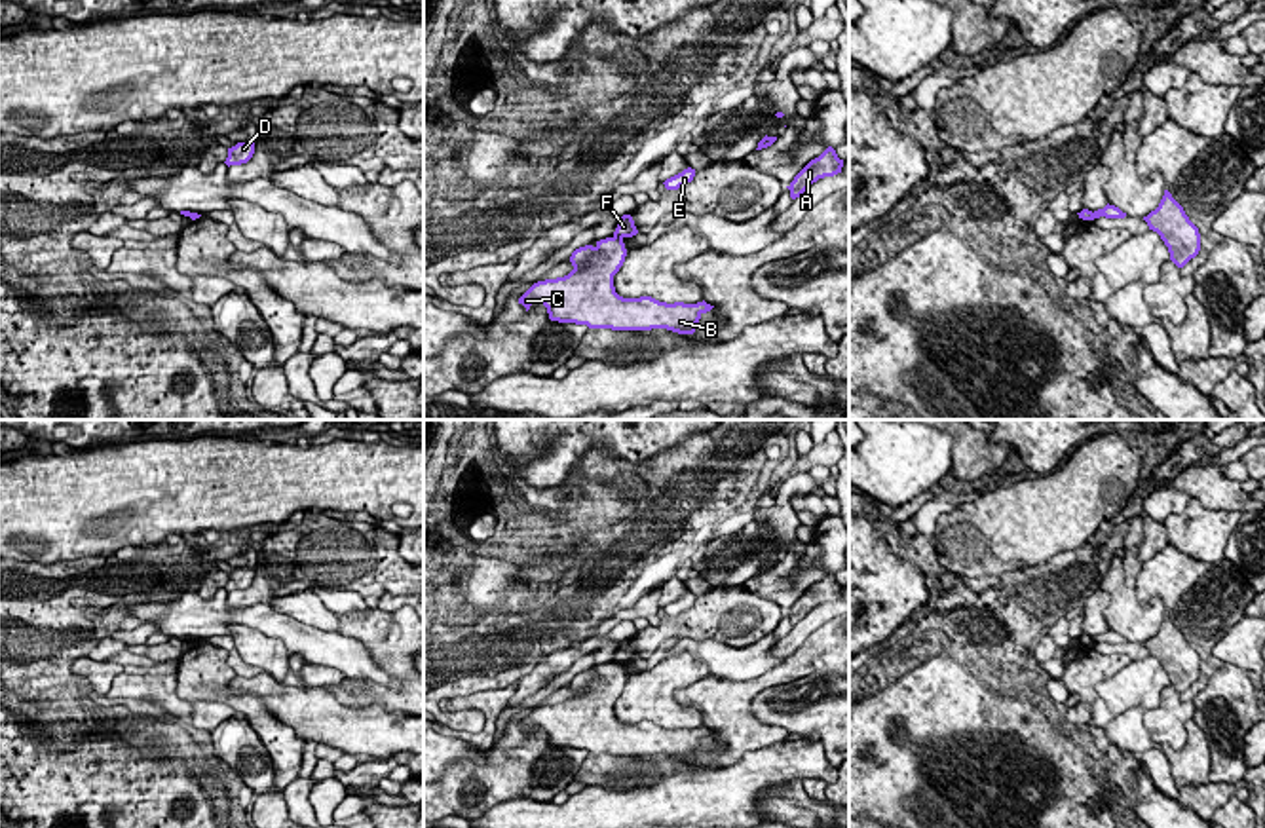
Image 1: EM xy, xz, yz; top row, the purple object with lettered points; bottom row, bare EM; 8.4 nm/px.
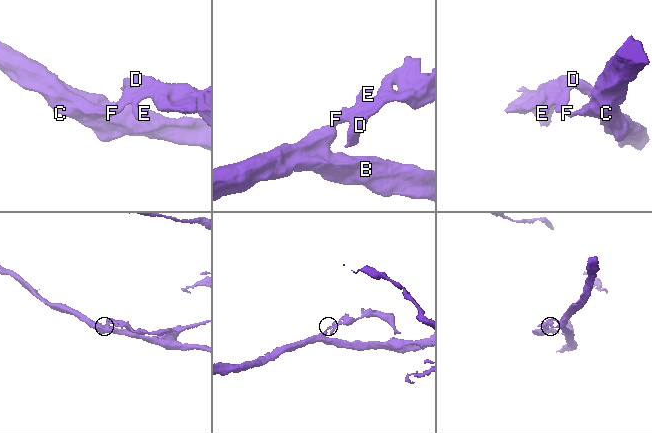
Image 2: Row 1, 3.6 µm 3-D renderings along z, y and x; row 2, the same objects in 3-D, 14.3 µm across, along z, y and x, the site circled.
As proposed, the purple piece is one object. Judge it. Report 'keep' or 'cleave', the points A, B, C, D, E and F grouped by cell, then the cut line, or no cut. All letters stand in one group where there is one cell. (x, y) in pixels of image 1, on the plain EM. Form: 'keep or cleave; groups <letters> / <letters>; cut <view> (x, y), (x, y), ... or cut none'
cleave; groups A D E F / B C; cut xz (614, 661), (622, 665)

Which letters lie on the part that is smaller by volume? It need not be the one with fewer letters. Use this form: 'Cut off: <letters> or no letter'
Cut off: A, D, E, F

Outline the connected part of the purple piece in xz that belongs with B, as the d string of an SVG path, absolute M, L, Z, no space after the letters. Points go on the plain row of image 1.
M606 663L572 678L574 695L557 705L534 708L519 729L530 735L541 727L549 744L558 748L587 750L589 754L651 756L667 754L693 760L701 741L714 731L703 727L659 727L651 722L623 724L615 718L614 701L627 682L623 665Z

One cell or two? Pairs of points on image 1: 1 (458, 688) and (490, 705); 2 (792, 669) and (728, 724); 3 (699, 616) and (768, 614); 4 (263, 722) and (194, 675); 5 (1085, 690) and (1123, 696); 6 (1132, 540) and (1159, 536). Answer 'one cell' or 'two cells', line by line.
1: two cells
2: one cell
3: one cell
4: one cell
5: two cells
6: two cells

